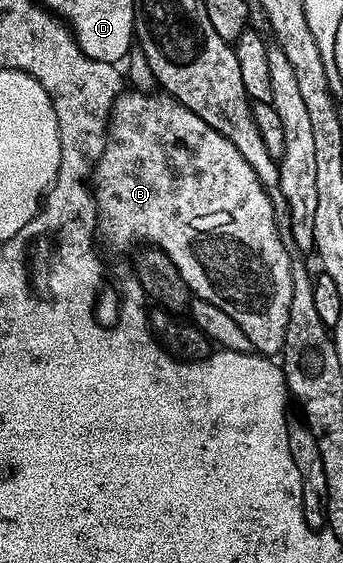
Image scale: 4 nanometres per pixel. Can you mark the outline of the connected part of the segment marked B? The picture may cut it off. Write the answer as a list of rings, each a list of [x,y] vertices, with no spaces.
[[[123,91],[114,100],[114,106],[110,112],[106,146],[100,159],[94,165],[92,192],[98,208],[98,233],[101,240],[103,237],[114,249],[131,248],[130,250],[133,250],[143,243],[162,249],[164,255],[168,255],[168,259],[172,259],[172,263],[176,263],[176,271],[180,271],[184,283],[197,300],[212,303],[216,307],[220,307],[220,311],[224,311],[224,315],[232,315],[232,319],[236,319],[240,331],[244,331],[244,335],[248,335],[251,350],[263,355],[281,354],[288,331],[288,307],[292,307],[292,267],[290,266],[292,254],[284,247],[284,243],[280,243],[271,194],[267,193],[260,183],[260,179],[248,163],[248,159],[244,159],[244,155],[240,155],[240,151],[236,151],[236,147],[232,147],[232,143],[228,139],[224,139],[224,135],[220,135],[220,131],[208,127],[208,123],[204,123],[204,119],[200,119],[200,115],[188,111],[188,107],[181,105],[176,98],[171,97],[165,91]]]

